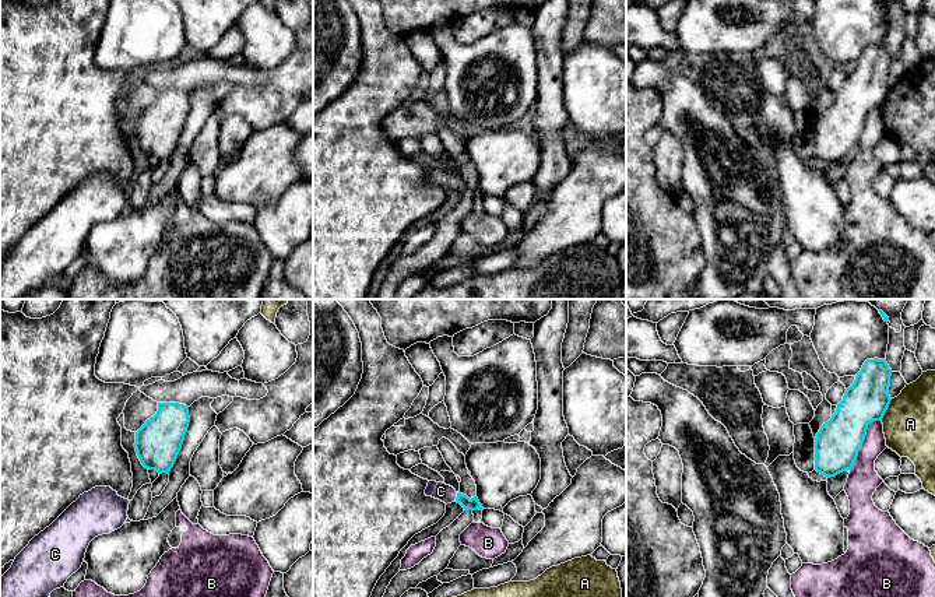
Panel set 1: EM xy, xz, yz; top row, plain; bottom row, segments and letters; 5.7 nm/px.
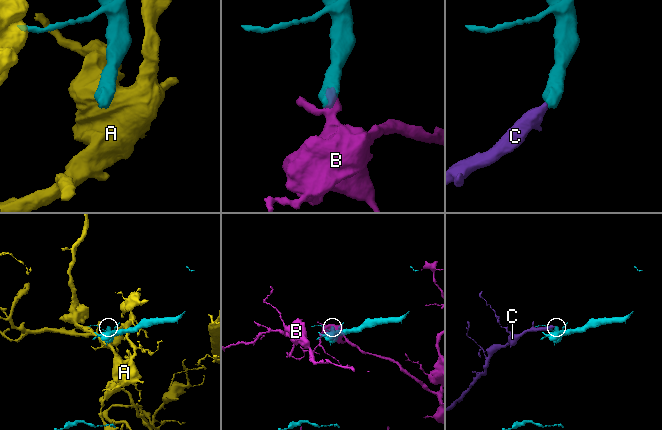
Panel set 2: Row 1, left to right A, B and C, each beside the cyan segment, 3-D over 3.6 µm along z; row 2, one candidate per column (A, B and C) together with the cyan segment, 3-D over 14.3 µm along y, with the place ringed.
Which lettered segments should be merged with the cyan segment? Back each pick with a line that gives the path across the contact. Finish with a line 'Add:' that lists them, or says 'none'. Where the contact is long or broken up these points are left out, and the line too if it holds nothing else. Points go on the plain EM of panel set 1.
C: runs through xz (473, 190), (467, 190), (457, 183), (440, 178)
Add: C

